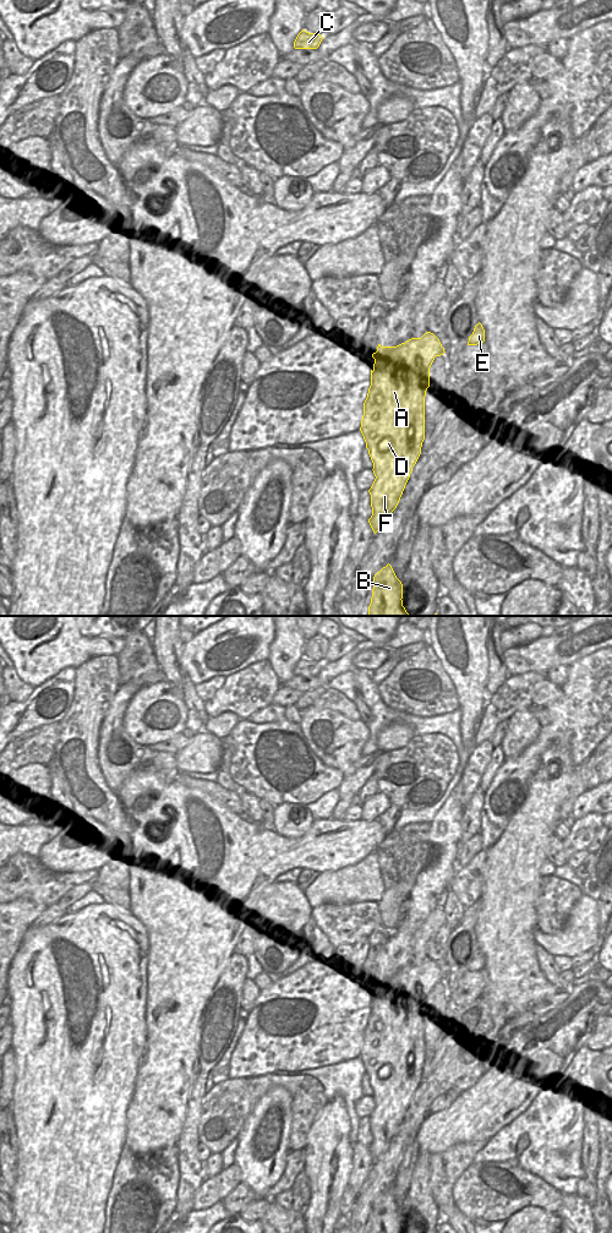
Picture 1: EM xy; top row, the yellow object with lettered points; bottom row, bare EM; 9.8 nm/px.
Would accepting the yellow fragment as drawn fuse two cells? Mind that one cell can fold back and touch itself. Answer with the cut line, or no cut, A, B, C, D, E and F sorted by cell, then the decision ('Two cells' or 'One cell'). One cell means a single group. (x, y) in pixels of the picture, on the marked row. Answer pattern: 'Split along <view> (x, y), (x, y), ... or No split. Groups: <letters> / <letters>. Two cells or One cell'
No split. Groups: A B C D E F. One cell.

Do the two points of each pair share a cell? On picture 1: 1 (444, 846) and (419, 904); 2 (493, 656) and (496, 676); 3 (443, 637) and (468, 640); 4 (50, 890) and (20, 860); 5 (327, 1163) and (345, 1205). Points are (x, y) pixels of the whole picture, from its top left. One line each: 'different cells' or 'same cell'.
1: same cell
2: same cell
3: same cell
4: same cell
5: different cells

